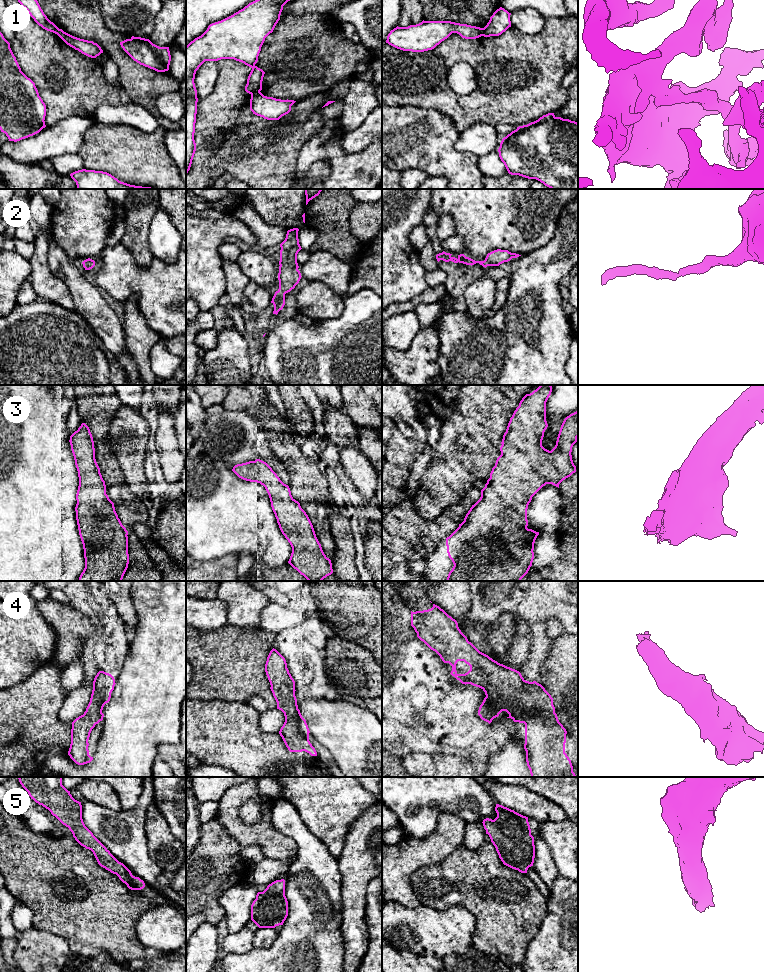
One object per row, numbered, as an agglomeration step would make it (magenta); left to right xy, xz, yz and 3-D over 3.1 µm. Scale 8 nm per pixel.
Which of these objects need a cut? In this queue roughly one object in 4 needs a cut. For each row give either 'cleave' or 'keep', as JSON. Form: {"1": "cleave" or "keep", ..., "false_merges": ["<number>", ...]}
{"1": "cleave", "2": "keep", "3": "keep", "4": "keep", "5": "keep", "false_merges": ["1"]}

